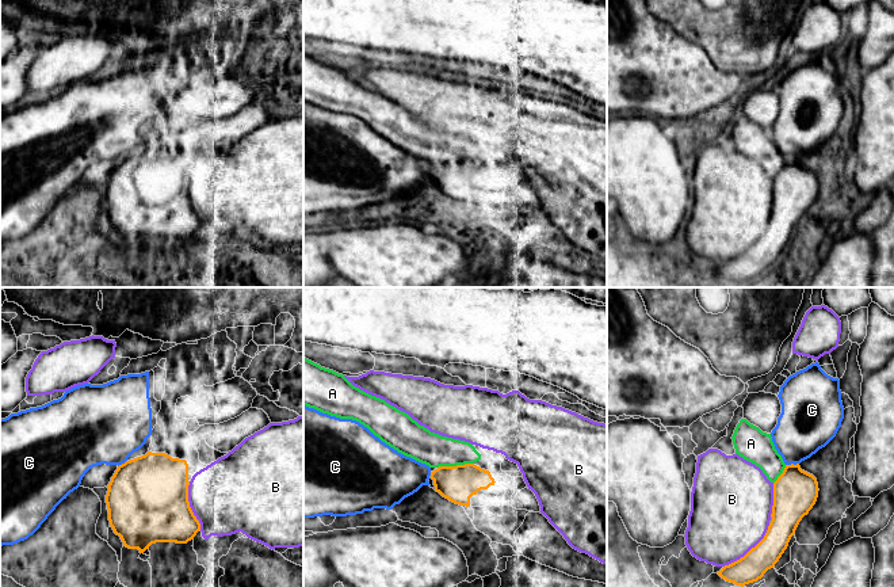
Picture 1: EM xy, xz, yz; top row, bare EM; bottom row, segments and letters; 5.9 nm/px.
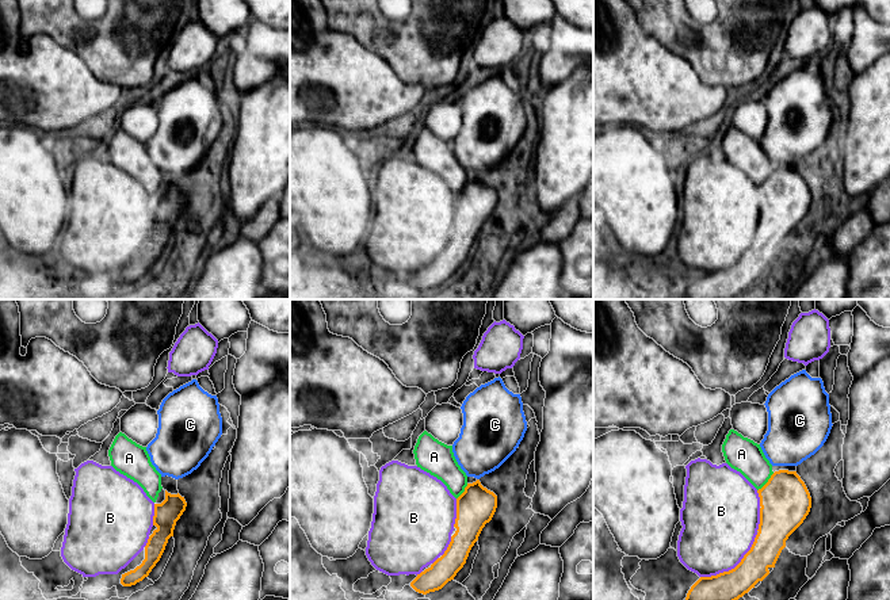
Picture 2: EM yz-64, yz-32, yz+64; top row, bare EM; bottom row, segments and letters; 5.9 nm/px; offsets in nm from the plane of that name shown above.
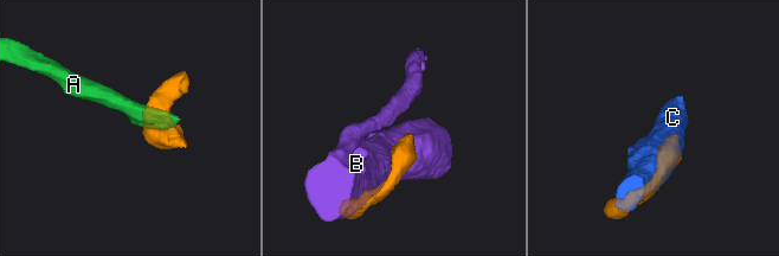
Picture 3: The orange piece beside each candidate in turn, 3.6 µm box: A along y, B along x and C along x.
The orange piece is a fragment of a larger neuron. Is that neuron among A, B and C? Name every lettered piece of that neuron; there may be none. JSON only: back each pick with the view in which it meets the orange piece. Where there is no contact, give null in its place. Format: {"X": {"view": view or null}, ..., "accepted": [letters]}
{"C": {"view": "yz"}, "accepted": ["C"]}

